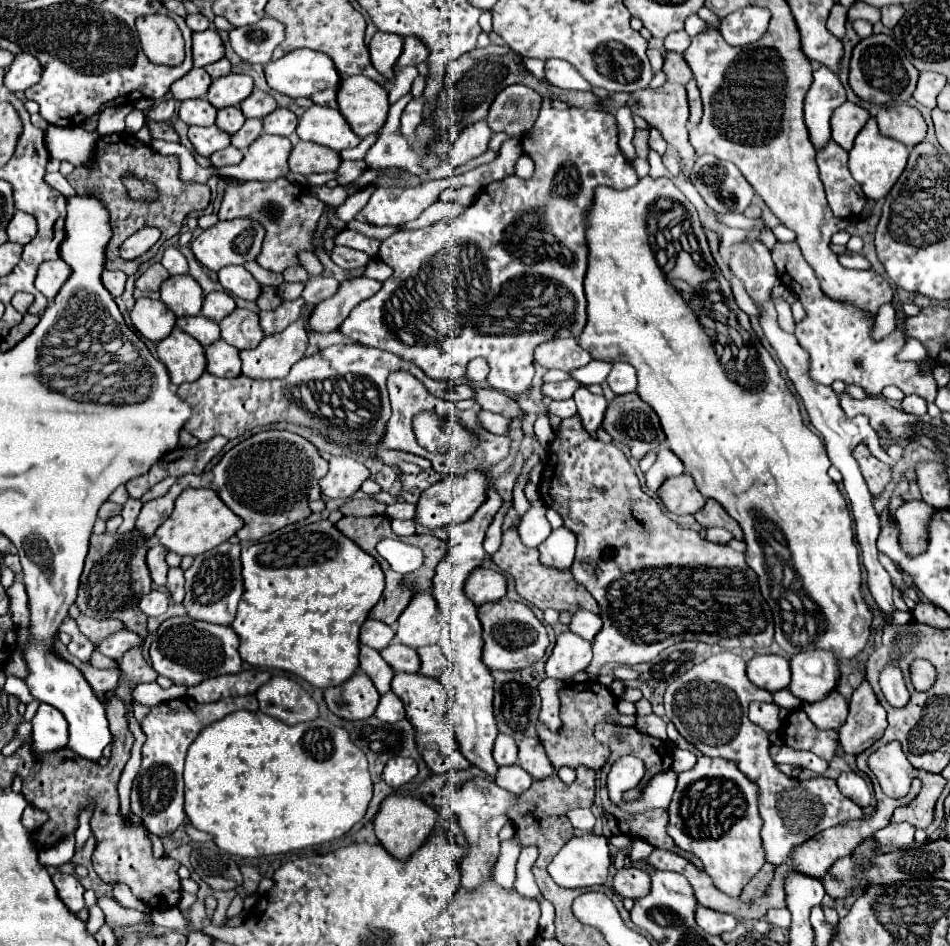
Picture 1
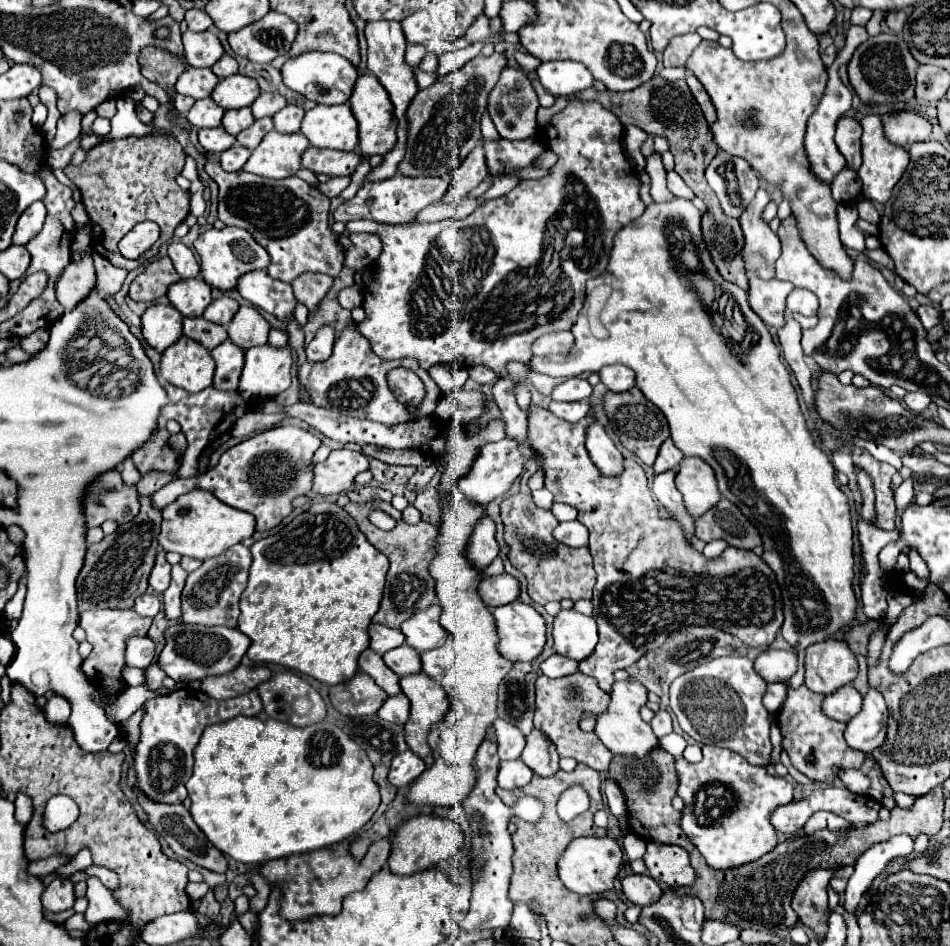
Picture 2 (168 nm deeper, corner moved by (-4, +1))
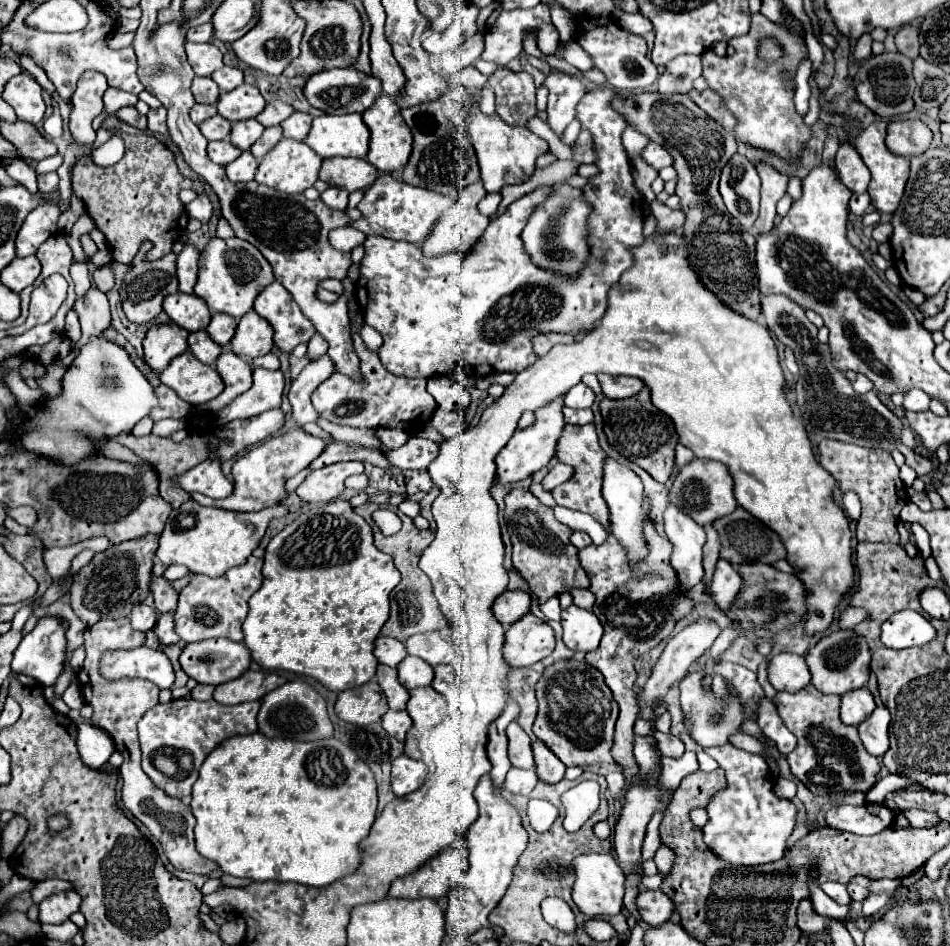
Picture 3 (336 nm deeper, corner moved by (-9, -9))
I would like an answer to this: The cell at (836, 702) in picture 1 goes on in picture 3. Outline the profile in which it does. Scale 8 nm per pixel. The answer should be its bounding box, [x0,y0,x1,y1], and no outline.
[841,688,877,726]

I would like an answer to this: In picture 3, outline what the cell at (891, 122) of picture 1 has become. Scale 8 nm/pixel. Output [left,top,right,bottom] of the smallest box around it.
[885,120,933,158]

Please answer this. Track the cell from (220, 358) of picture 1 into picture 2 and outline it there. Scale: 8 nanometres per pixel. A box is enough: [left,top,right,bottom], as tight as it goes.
[212,340,244,390]

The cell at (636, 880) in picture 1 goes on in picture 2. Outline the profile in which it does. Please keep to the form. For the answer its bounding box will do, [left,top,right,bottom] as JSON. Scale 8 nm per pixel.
[622,874,662,906]

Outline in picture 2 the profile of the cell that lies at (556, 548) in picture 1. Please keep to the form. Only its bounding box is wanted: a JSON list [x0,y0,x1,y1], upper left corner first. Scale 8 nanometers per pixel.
[554,520,589,548]

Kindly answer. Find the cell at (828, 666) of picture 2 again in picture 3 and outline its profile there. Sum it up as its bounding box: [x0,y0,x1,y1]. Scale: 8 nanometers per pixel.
[805,630,869,696]

